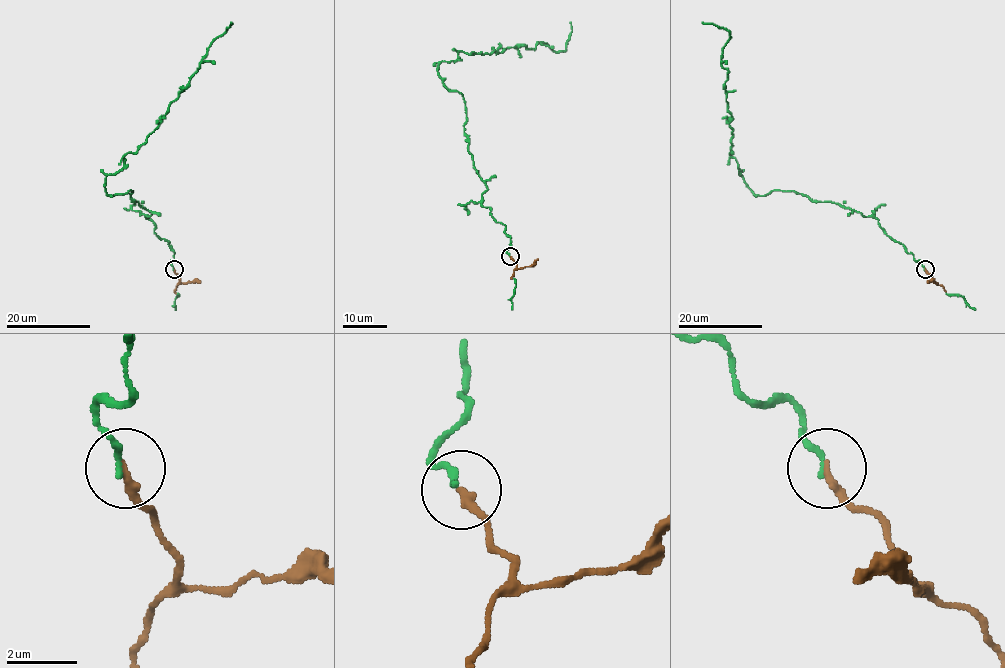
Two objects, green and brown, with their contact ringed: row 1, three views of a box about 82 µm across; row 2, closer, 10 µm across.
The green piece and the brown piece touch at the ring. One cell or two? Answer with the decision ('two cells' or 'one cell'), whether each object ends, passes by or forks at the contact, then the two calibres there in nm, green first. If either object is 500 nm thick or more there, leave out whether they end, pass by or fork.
one cell | green ends | brown ends | 180/240 nm

